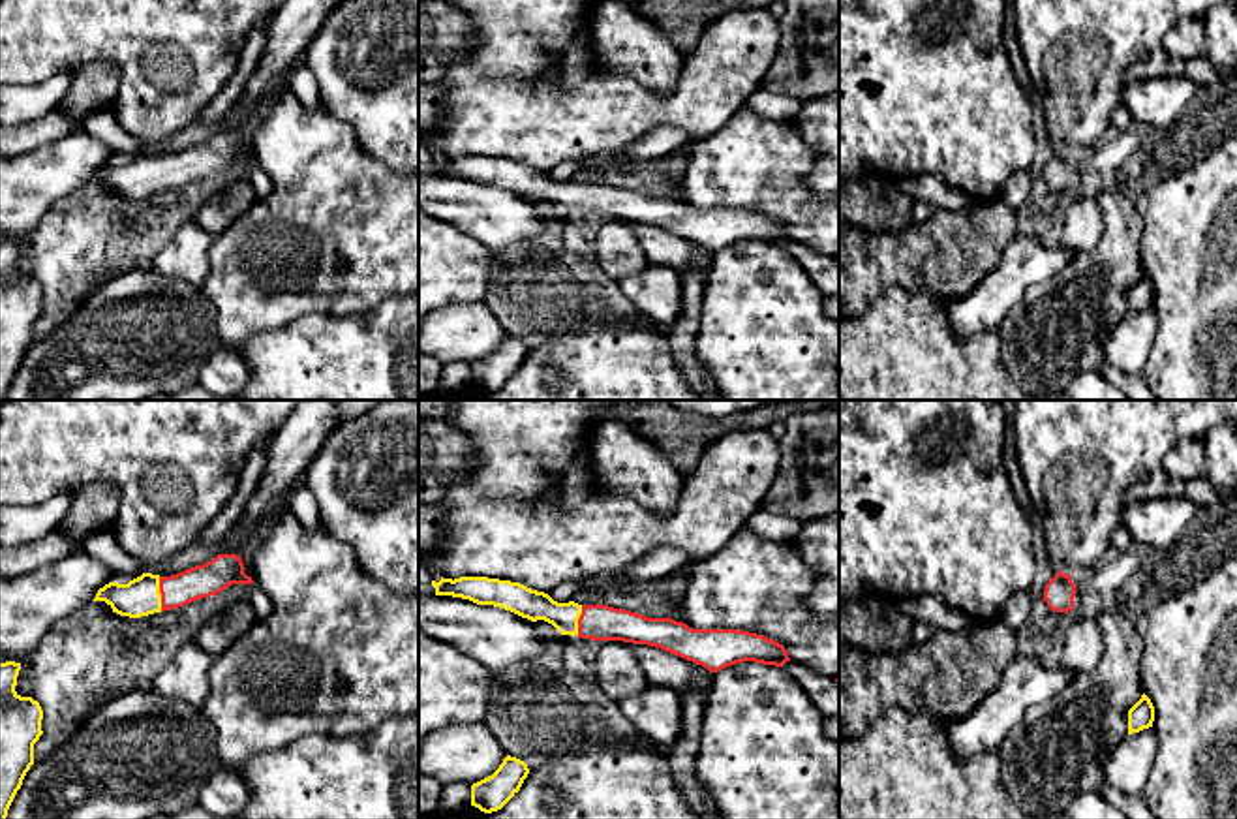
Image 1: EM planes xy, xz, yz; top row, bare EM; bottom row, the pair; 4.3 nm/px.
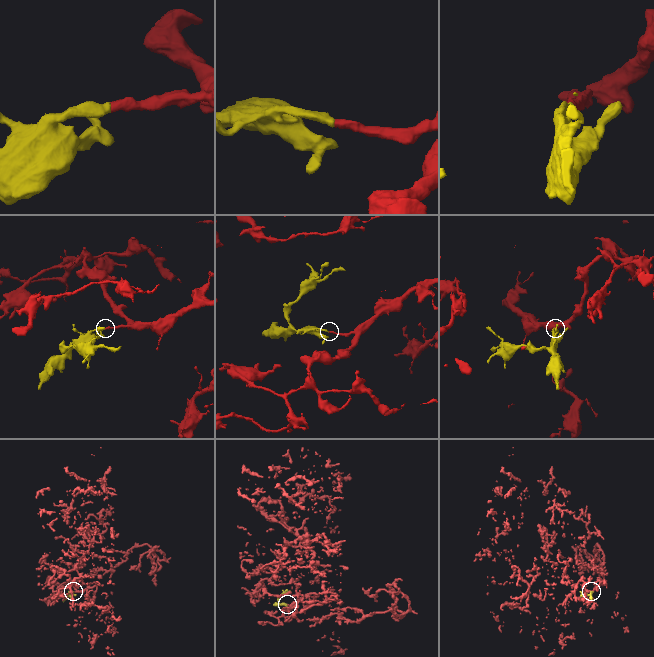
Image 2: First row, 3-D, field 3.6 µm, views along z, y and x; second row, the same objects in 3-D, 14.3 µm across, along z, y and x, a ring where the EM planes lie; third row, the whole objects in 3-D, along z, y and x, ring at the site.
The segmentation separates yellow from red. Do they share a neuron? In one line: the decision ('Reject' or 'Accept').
Accept

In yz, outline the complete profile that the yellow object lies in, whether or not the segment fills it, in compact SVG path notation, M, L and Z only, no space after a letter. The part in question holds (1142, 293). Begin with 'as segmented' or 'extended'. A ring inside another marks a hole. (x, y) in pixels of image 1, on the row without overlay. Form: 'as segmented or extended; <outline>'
as segmented; M1143 272L1141 278L1128 289L1128 314L1153 306L1154 286Z

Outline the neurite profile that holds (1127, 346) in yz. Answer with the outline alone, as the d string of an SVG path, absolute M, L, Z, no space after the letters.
M1154 306L1124 314L1104 338L1104 361L1128 374L1141 372L1158 329Z

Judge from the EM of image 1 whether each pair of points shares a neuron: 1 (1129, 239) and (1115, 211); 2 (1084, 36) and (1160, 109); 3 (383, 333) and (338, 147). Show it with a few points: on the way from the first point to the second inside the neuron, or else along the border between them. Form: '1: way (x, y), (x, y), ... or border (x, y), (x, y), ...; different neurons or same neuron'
1: way (1123, 231), (1121, 218); same neuron
2: border (1125, 87), (1121, 102); different neurons
3: border (398, 295), (387, 297), (359, 314), (335, 316); different neurons

